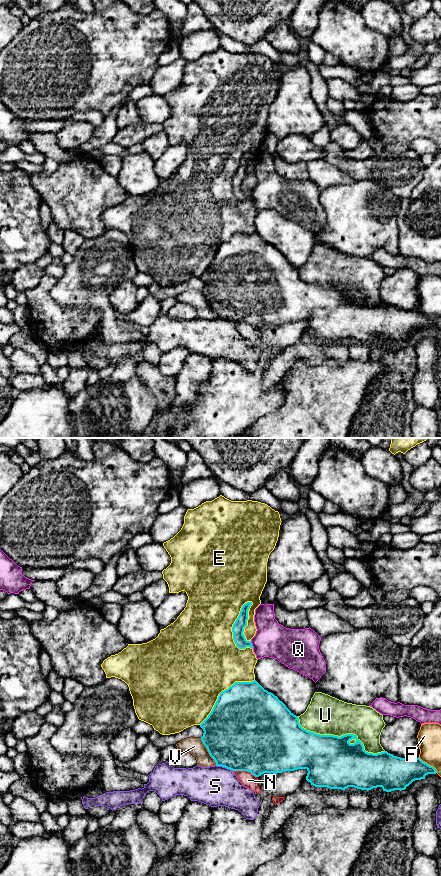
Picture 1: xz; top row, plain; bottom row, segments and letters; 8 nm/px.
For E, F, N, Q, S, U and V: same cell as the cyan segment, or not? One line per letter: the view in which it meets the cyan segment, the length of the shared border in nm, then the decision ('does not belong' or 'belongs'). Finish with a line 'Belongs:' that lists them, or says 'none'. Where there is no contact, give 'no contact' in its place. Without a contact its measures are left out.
E: contact in xz; length 400 nm; belongs
F: contact in xz; length 200 nm; does not belong
N: contact in xz; length 190 nm; does not belong
Q: contact in xz; length 70 nm; does not belong
S: contact in xz; length 160 nm; does not belong
U: contact in xz; length 750 nm; does not belong
V: contact in xz; length 260 nm; does not belong
Belongs: E

